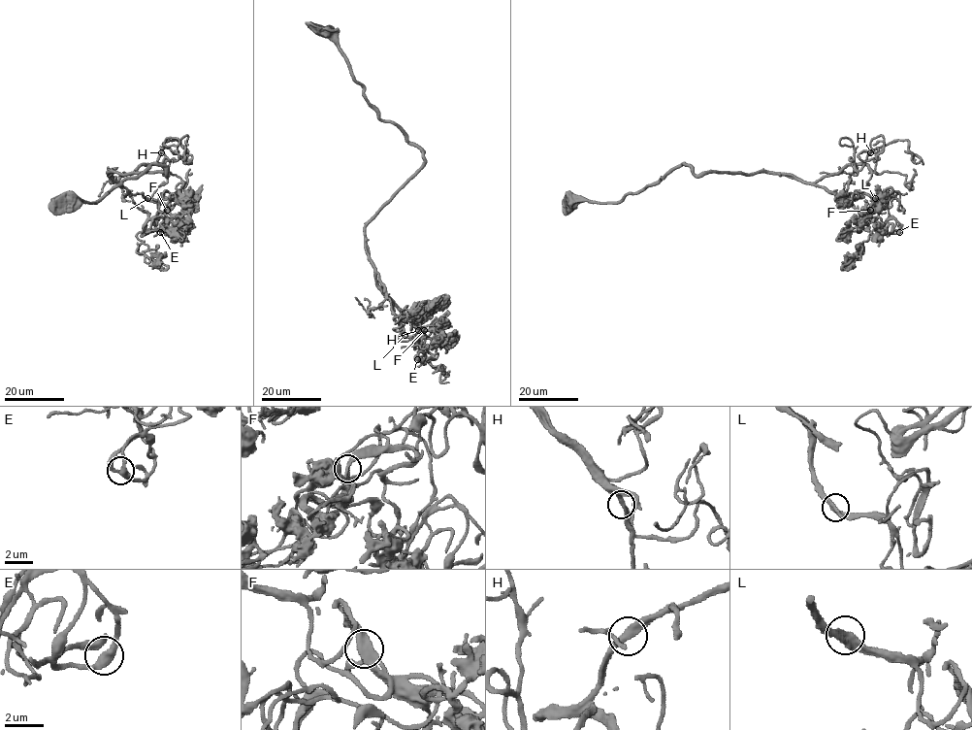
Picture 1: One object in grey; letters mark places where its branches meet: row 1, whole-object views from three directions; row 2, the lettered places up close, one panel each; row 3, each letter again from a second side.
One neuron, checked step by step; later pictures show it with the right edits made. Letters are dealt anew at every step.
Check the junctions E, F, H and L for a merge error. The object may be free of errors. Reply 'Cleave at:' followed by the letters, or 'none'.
Cleave at: none

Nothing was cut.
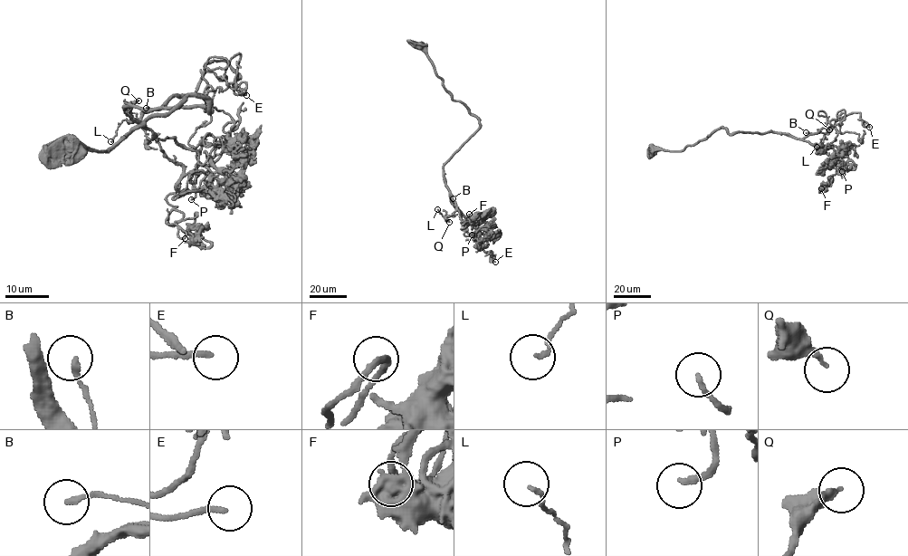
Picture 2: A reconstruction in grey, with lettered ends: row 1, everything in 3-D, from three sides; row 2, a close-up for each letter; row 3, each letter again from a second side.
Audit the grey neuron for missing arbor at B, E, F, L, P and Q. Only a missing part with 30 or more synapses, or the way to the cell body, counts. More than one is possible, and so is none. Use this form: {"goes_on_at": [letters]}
{"goes_on_at": ["E", "P"]}

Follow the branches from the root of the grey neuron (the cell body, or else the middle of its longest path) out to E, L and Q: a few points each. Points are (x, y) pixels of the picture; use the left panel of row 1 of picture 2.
E: (65, 150), (108, 151), (189, 95), (211, 110), (124, 108), (138, 122), (191, 95), (214, 61), (246, 95)
L: (65, 150), (108, 151), (189, 95), (201, 95), (211, 110), (125, 107), (155, 138), (123, 119), (110, 141)
Q: (65, 150), (108, 151), (189, 95), (201, 95), (211, 110), (125, 107), (150, 139), (132, 117), (138, 100)

